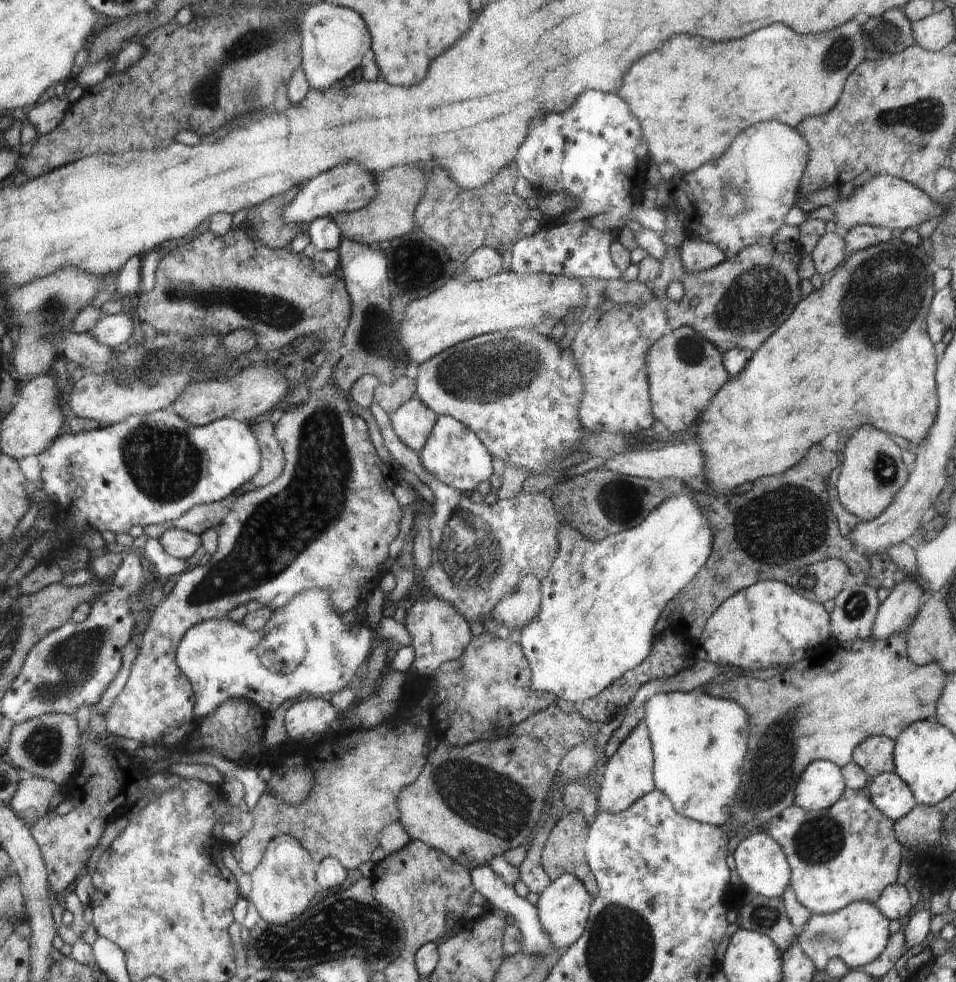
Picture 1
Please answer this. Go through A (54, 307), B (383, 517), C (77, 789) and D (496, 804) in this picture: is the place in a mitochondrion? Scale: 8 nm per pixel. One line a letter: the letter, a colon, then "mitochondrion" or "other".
A: mitochondrion
B: other
C: other
D: mitochondrion

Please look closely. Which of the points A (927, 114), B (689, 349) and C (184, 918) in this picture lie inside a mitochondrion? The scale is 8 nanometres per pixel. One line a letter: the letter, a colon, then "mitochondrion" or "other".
A: mitochondrion
B: mitochondrion
C: other

